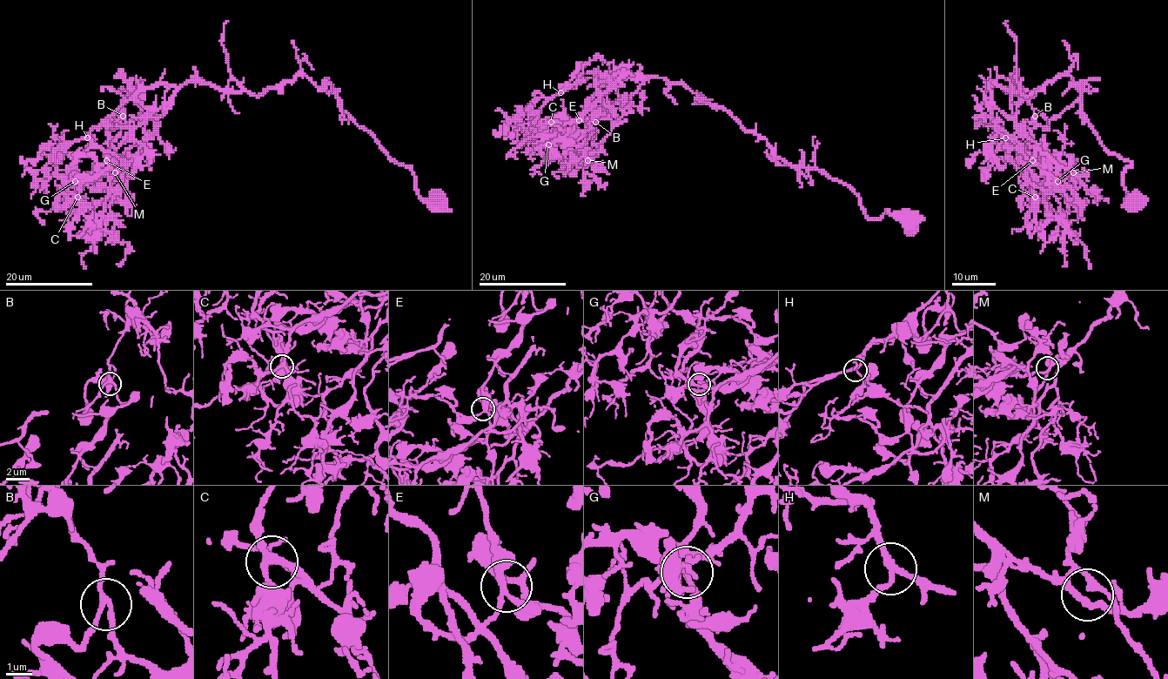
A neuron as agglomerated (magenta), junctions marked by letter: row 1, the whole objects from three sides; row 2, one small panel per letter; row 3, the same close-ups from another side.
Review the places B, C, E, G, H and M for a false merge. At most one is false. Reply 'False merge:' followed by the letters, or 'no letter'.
False merge: G

